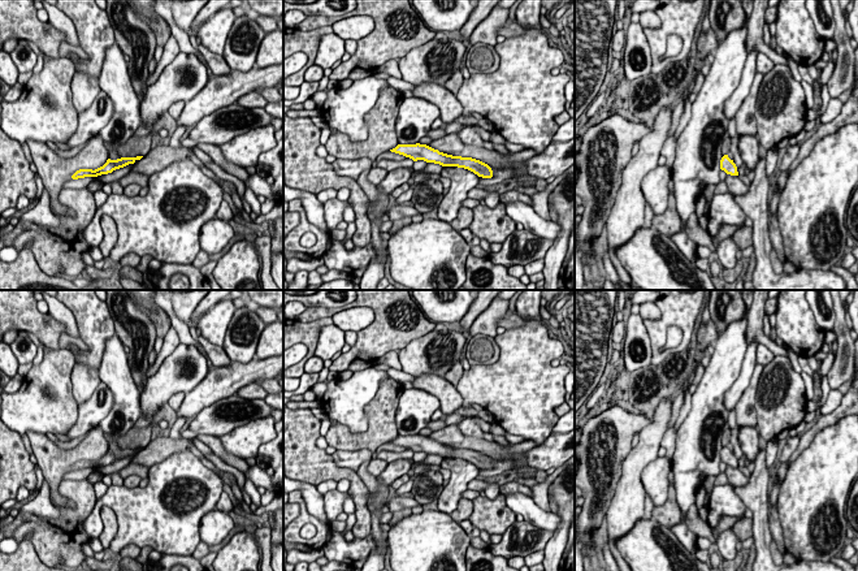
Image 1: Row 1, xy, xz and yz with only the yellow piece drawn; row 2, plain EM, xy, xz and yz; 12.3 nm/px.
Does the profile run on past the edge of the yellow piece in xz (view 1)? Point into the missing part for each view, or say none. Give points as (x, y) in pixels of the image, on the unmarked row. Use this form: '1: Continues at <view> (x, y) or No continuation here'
1: No continuation here

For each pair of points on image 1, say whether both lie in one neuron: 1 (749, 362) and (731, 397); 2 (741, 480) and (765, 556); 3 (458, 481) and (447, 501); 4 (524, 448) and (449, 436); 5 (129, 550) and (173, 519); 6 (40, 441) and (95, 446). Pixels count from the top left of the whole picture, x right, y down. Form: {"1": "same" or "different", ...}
{"1": "same", "2": "different", "3": "same", "4": "same", "5": "different", "6": "same"}

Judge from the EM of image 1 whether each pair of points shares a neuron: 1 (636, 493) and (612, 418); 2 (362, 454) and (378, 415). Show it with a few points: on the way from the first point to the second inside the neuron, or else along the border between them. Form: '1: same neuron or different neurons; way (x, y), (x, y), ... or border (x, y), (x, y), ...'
1: different neurons; border (632, 448), (623, 462), (622, 476), (616, 485)
2: different neurons; border (337, 449), (368, 449), (372, 453)

